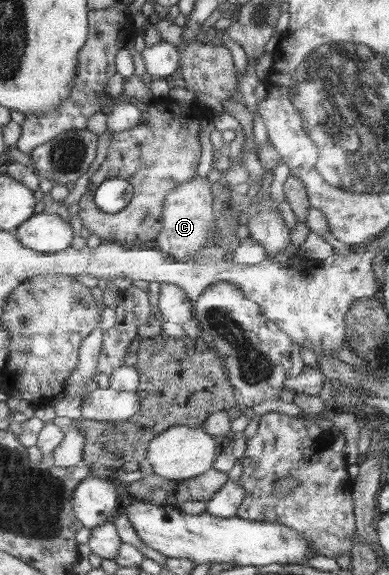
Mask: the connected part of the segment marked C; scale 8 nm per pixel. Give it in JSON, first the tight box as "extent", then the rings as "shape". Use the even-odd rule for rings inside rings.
{"extent":[157,176,214,262],"shape":[[[196,176],[170,191],[164,206],[164,227],[157,243],[161,251],[178,262],[194,262],[194,256],[214,237],[214,193],[212,183],[204,176]]]}

